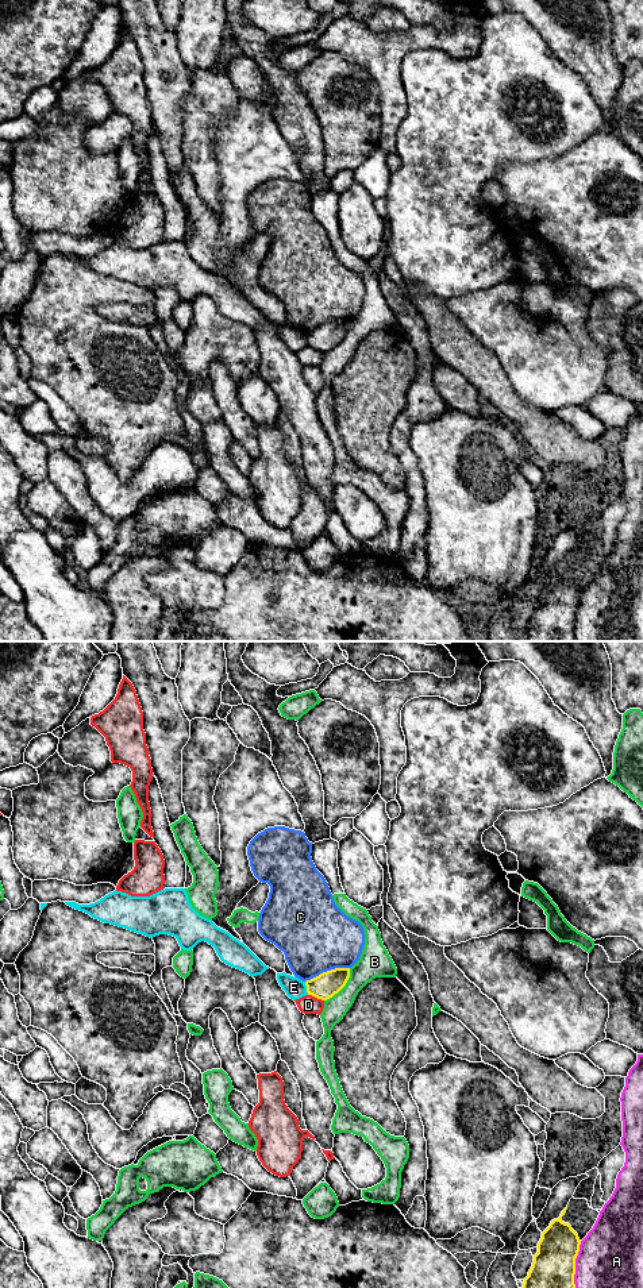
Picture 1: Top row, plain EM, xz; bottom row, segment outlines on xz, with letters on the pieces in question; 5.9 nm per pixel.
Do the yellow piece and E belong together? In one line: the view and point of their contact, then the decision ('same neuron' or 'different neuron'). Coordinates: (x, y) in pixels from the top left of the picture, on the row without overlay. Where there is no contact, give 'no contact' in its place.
contact xz (307, 340); different neuron

